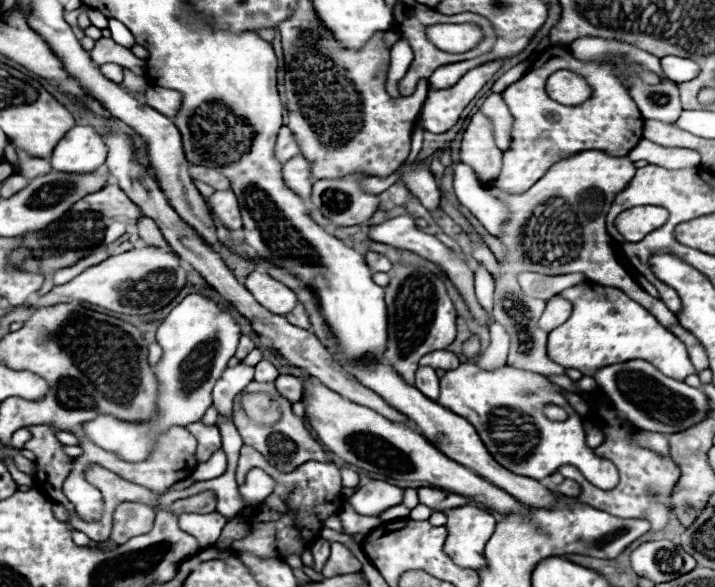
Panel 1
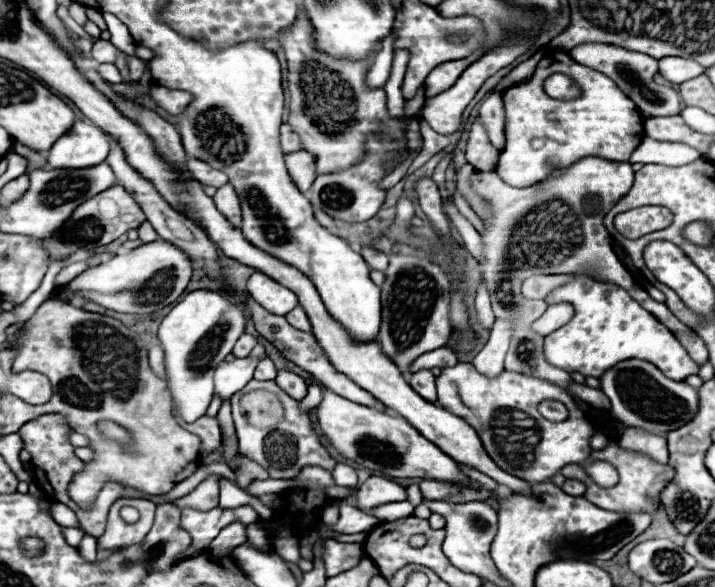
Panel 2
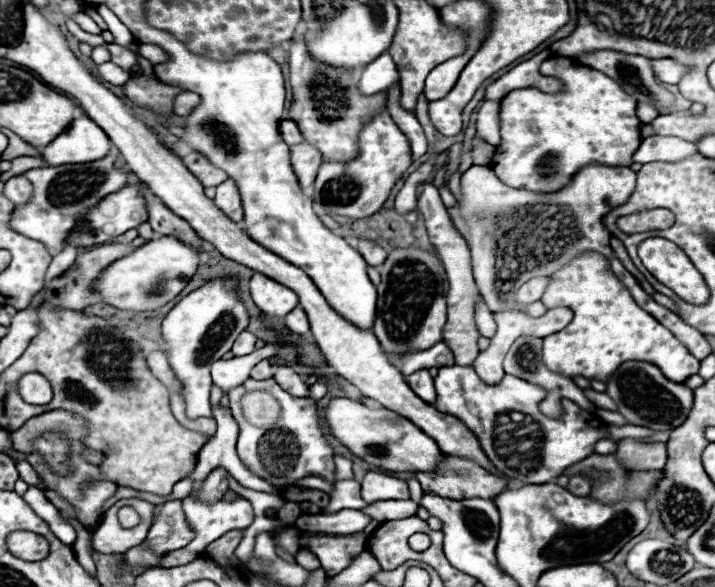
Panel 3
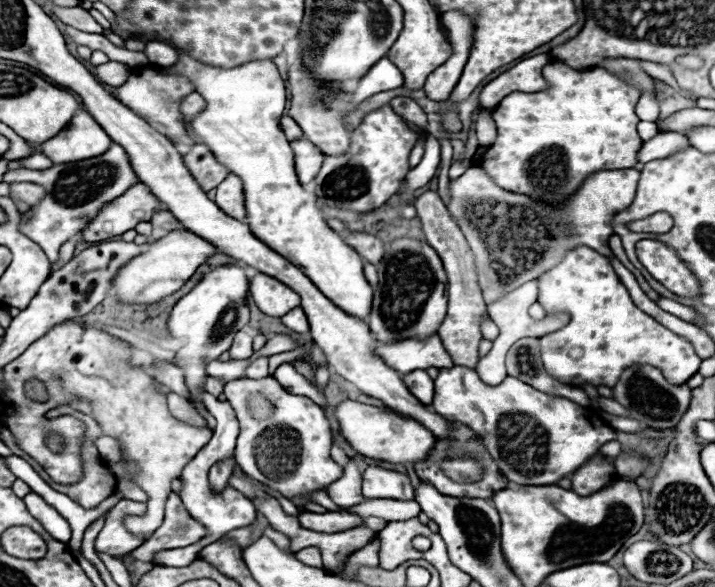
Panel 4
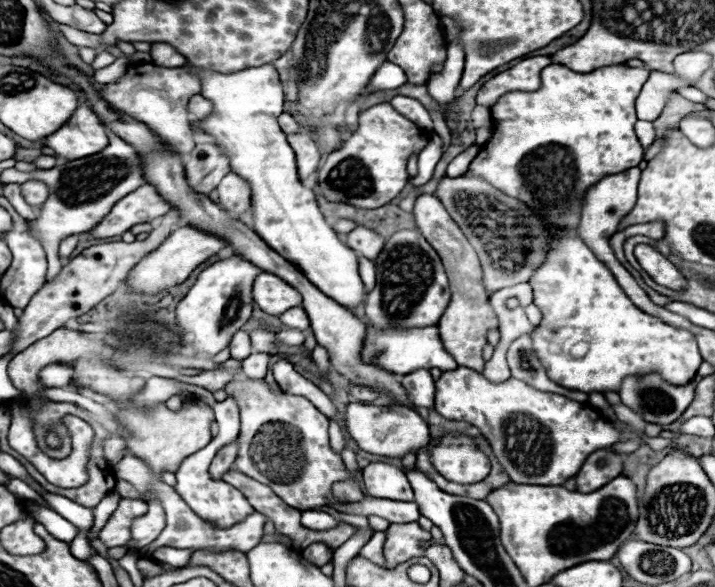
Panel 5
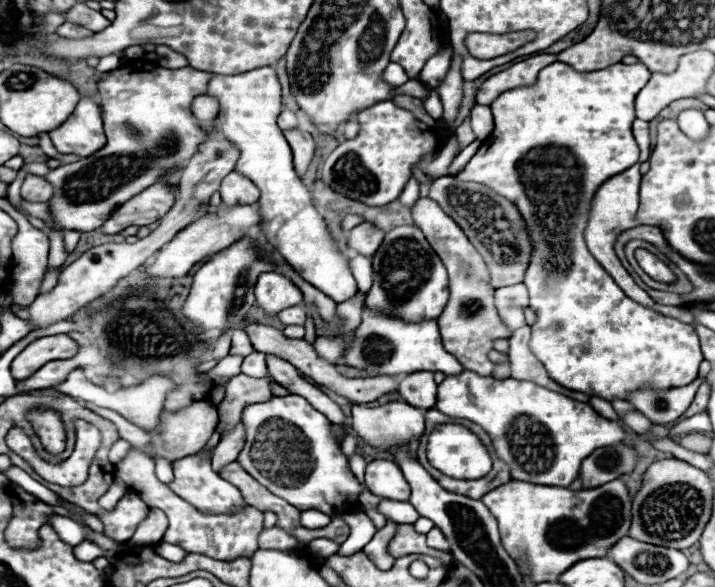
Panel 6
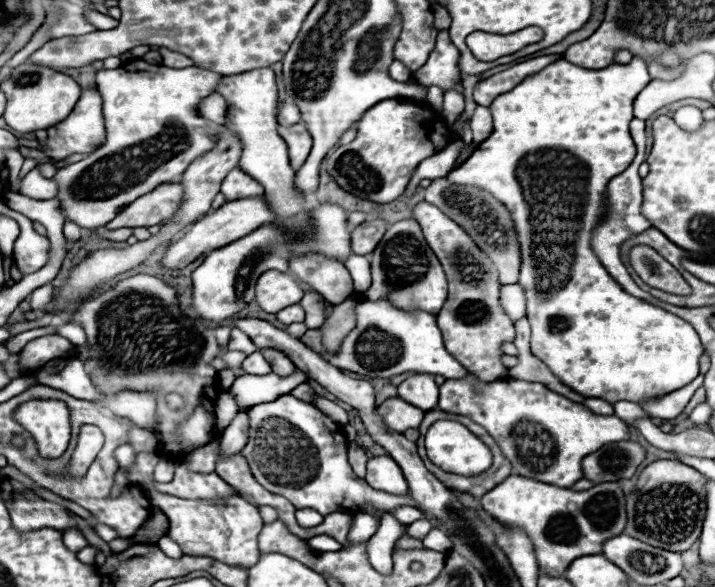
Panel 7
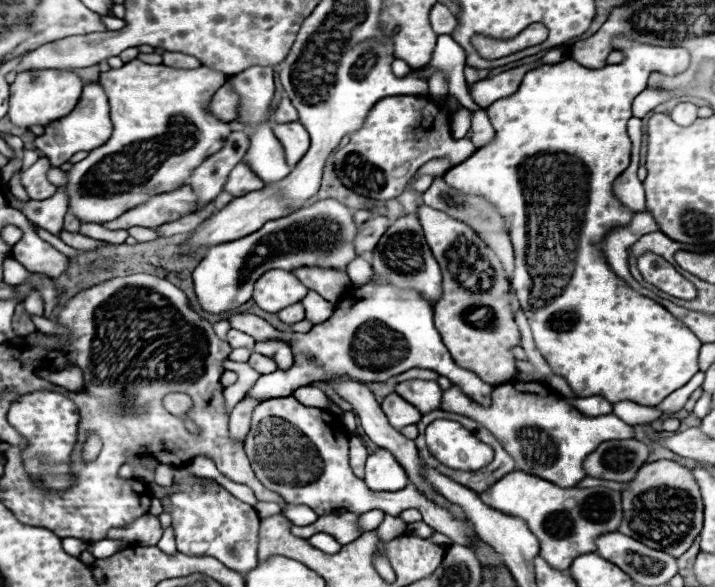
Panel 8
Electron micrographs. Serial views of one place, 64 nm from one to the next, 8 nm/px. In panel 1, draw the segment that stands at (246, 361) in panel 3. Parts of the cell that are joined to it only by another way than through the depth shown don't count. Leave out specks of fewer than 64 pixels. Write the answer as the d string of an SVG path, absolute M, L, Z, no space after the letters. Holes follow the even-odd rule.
M242 362L234 368L226 368L226 372L222 374L212 392L218 416L230 416L230 420L234 418L234 398L244 392L244 388L252 382L252 376L254 368L244 366Z

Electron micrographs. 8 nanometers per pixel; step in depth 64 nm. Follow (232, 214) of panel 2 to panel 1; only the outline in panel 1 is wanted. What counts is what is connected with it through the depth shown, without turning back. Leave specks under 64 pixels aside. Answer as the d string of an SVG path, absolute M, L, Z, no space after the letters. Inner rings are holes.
M226 190L226 192L214 192L208 198L208 204L214 212L214 216L228 228L228 230L240 230L242 228L242 218L240 218L240 208L236 196Z

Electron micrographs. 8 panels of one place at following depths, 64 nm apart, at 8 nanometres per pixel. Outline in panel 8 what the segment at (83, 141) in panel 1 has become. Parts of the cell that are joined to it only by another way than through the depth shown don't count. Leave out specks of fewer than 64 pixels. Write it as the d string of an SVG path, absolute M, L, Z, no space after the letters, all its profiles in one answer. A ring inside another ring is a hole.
M86 84L82 90L82 96L76 104L76 108L72 110L72 114L52 122L46 126L44 136L38 136L34 140L34 146L44 152L44 156L50 160L52 166L60 166L64 162L70 160L70 156L74 156L76 152L90 152L98 146L102 146L102 142L106 142L112 134L112 122L110 122L110 114L108 114L108 98L102 92L102 86L96 84Z

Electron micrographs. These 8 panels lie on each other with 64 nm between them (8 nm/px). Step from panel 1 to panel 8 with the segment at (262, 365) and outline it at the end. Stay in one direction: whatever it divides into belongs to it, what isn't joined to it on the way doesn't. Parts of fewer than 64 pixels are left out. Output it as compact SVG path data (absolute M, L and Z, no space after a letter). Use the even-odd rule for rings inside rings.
M254 352L254 354L250 356L248 364L250 364L256 372L260 372L260 374L270 374L270 370L276 370L276 362L270 360L270 358L266 358L266 356L262 356L262 354L258 354L258 352Z

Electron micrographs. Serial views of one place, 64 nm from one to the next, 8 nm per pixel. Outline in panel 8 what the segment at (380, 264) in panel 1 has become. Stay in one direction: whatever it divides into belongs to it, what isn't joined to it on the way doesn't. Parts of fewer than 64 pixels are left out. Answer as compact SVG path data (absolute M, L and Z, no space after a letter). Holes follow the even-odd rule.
M374 216L372 220L364 222L358 226L358 234L354 238L354 248L356 254L364 254L364 252L372 252L374 246L378 244L378 240L382 238L382 234L390 228L390 220L384 216Z

